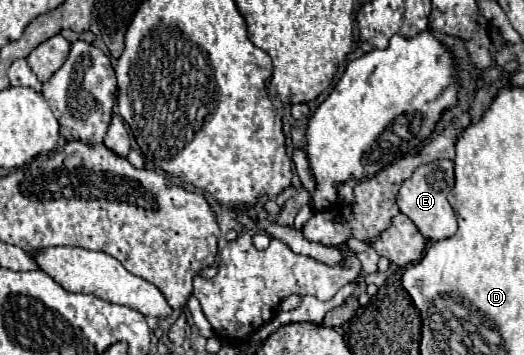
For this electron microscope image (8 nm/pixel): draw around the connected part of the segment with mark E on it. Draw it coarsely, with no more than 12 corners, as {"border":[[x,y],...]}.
{"border":[[453,162],[413,172],[397,194],[399,210],[439,242],[457,230],[447,194]]}

